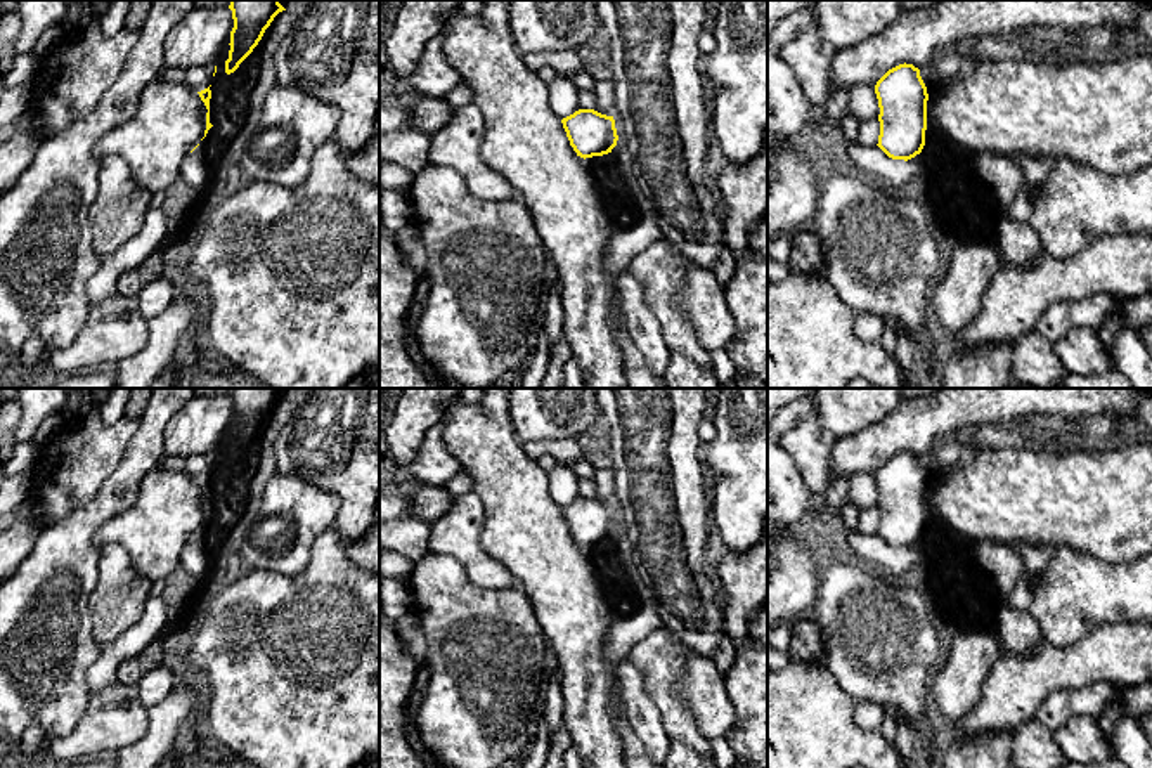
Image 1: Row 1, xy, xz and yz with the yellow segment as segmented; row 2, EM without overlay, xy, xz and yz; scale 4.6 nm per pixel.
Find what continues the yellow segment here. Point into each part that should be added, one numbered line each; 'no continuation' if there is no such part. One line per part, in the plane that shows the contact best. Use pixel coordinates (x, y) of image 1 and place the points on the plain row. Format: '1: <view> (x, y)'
no continuation

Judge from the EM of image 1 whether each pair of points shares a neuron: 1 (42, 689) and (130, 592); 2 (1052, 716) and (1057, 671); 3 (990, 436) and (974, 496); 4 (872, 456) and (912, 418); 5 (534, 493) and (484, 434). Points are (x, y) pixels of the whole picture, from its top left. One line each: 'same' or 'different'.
1: different
2: different
3: different
4: same
5: same

